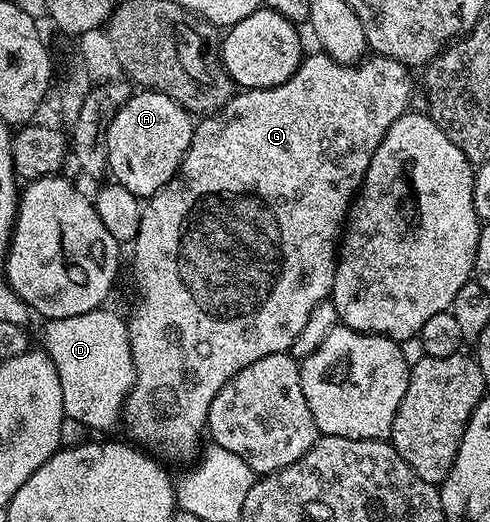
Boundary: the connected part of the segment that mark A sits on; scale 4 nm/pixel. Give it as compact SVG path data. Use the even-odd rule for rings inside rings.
M147 89L137 90L118 109L118 113L110 121L108 130L108 171L117 184L124 186L137 197L157 195L161 189L180 171L184 164L186 153L190 149L192 132L194 130L193 116L189 115L178 101L166 97L157 91Z

